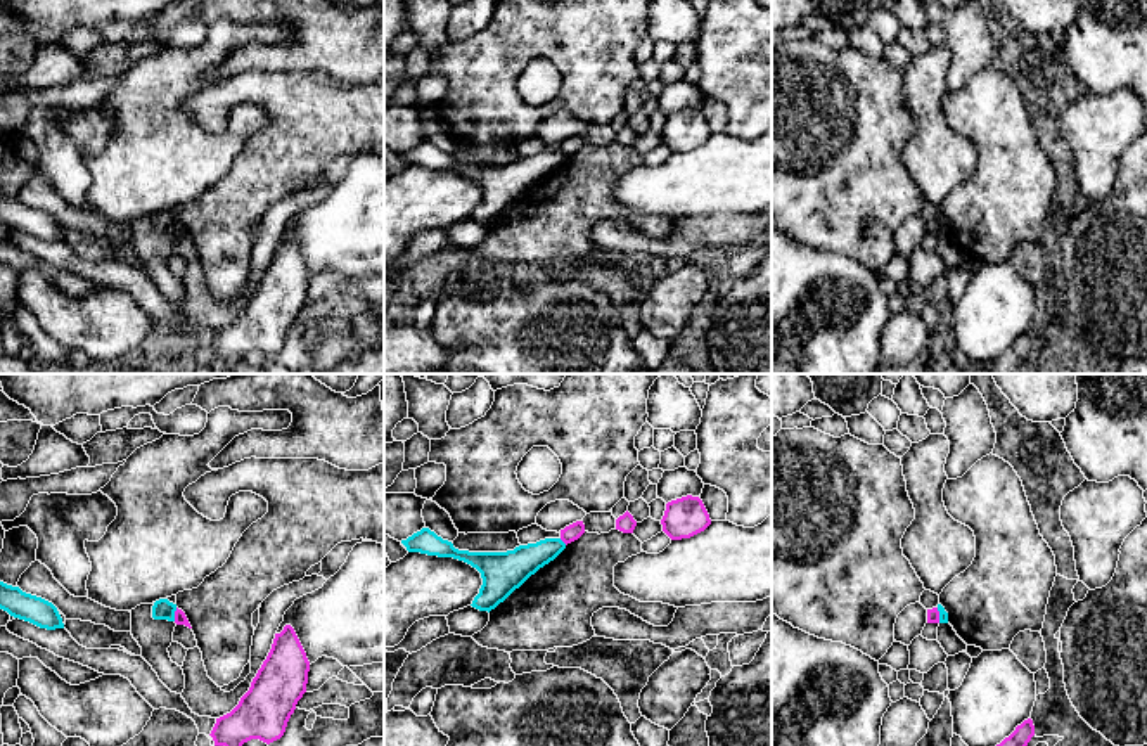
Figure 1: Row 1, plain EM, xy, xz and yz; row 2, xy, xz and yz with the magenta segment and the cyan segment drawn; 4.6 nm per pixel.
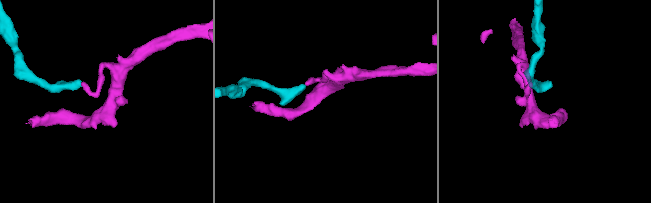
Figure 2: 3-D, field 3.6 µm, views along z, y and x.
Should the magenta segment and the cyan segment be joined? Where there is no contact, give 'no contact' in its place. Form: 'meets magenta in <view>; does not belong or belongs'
meets magenta in xy; does not belong

